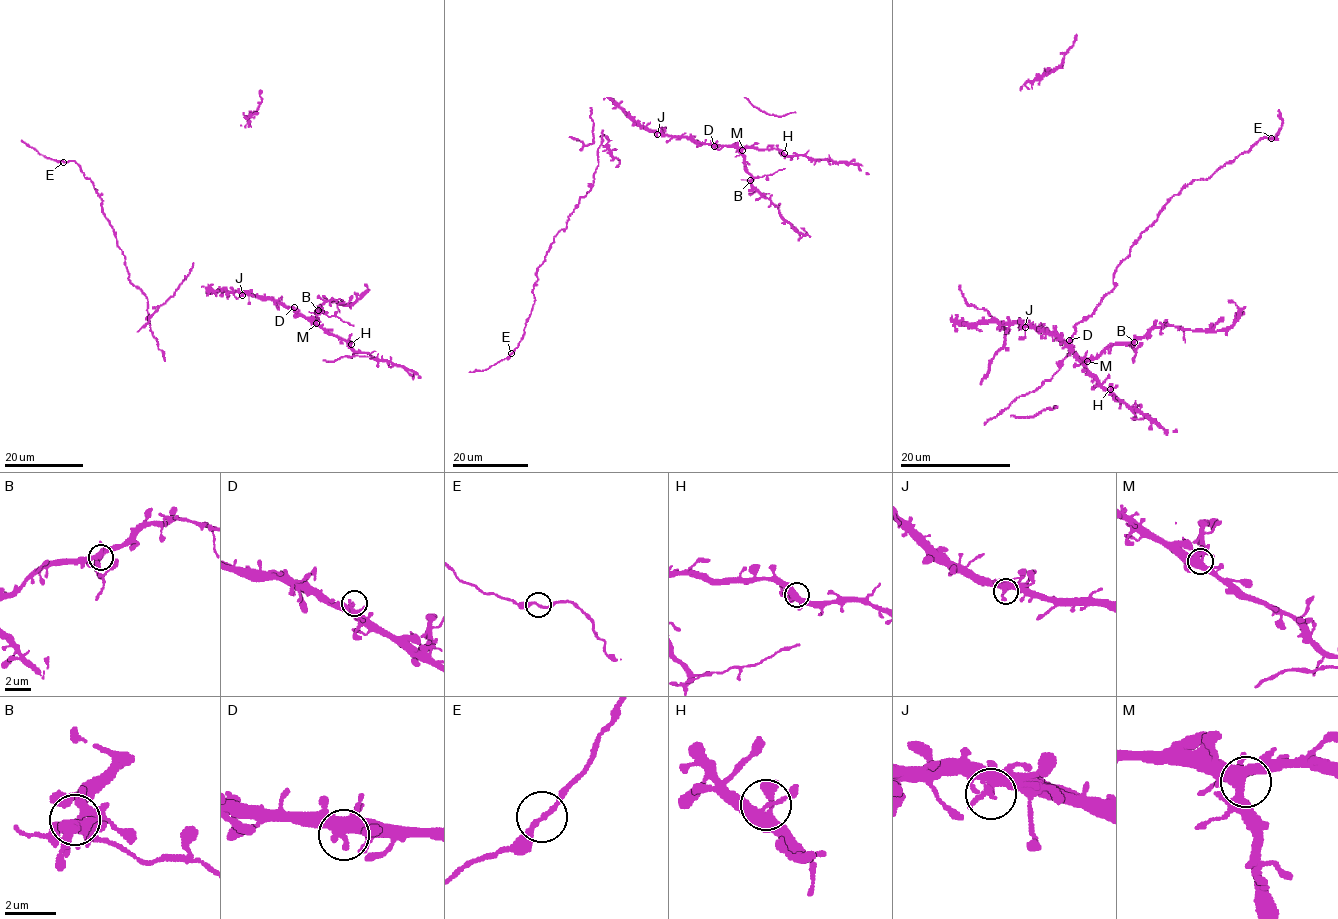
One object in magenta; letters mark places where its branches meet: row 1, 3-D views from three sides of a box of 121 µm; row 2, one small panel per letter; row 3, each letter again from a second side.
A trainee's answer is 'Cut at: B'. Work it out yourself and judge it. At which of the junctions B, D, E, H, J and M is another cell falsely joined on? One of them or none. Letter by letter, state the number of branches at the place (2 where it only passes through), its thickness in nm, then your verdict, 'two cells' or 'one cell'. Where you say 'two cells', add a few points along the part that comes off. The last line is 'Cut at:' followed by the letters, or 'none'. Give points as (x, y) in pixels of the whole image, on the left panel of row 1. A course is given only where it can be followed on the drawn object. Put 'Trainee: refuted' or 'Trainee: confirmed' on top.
Trainee: confirmed
B: 6 branches meet; 300 nm thick; two cells; foreign part runs (318, 310), (353, 326)
D: 3 branches meet; 300 nm thick; one cell
E: 2 branches meet; 200 nm thick; one cell
H: 5 branches meet; 320 nm thick; one cell
J: 4 branches meet; 300 nm thick; one cell
M: 7 branches meet; 460 nm thick; one cell
Cut at: B

